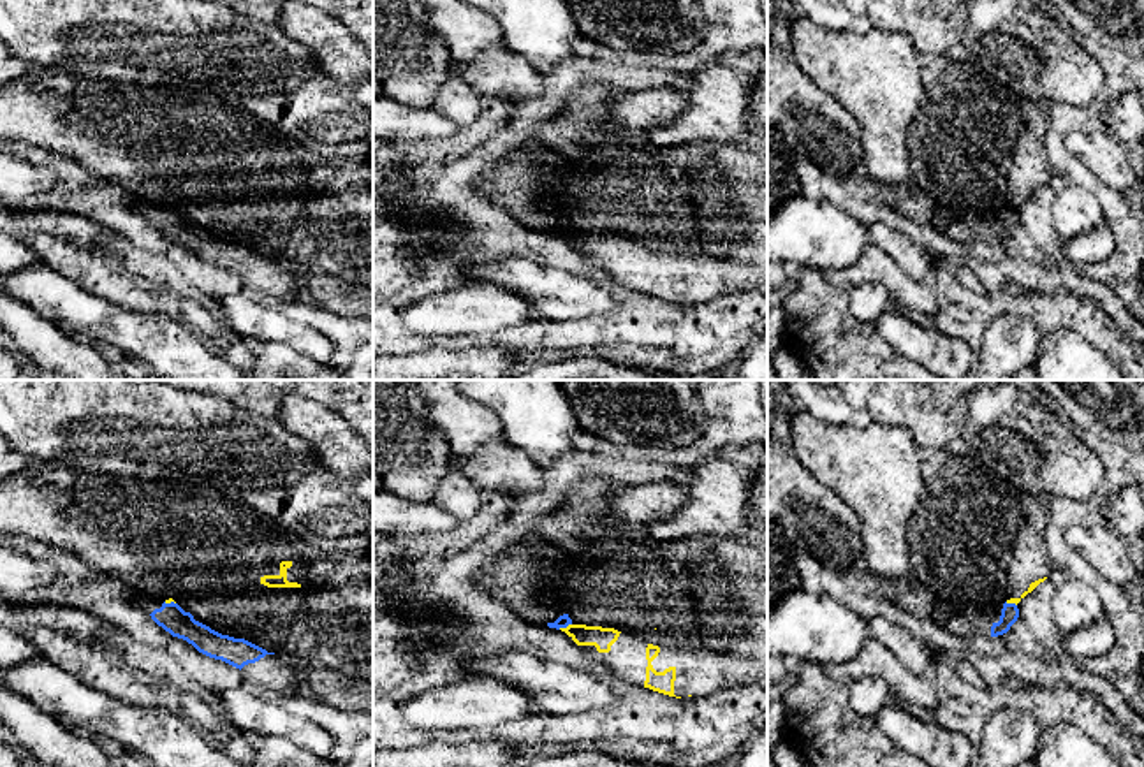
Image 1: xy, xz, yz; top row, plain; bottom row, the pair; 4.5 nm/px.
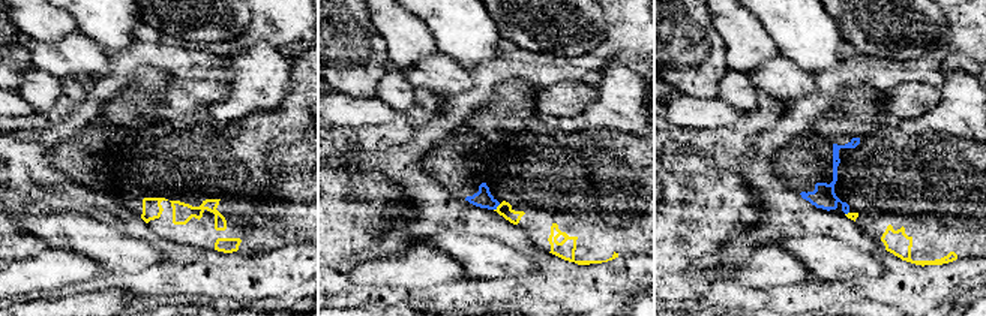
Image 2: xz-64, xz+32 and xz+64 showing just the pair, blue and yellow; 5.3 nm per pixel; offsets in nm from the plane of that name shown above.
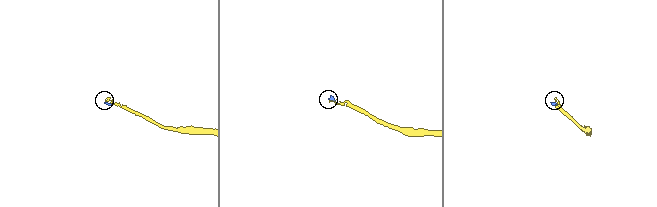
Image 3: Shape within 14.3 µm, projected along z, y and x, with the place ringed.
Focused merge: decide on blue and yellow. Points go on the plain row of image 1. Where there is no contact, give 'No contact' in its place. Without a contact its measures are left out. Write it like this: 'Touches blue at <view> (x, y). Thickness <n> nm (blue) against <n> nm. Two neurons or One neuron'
Touches blue at xz (564, 233). Thickness 60 nm (blue) against 100 nm. Two neurons

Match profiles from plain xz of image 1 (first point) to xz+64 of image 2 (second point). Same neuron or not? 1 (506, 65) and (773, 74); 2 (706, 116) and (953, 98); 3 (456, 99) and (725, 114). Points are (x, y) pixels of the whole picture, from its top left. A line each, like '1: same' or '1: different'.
1: same
2: same
3: different

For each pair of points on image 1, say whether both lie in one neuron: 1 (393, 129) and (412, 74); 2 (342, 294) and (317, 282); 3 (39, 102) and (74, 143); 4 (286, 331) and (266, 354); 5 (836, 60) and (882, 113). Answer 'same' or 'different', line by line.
1: different
2: same
3: same
4: different
5: same

